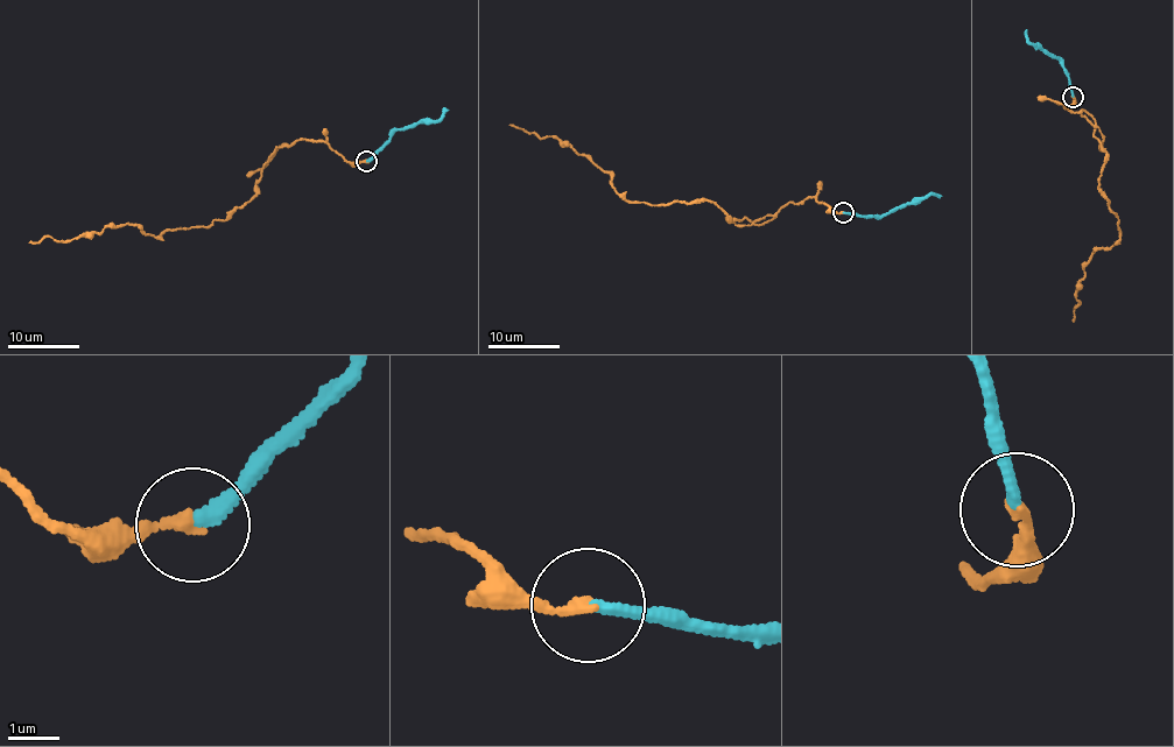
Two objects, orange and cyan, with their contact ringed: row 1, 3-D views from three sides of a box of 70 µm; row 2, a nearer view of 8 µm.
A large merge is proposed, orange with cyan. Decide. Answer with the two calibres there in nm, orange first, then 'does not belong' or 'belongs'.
calibres 240 and 240 nm; belongs

